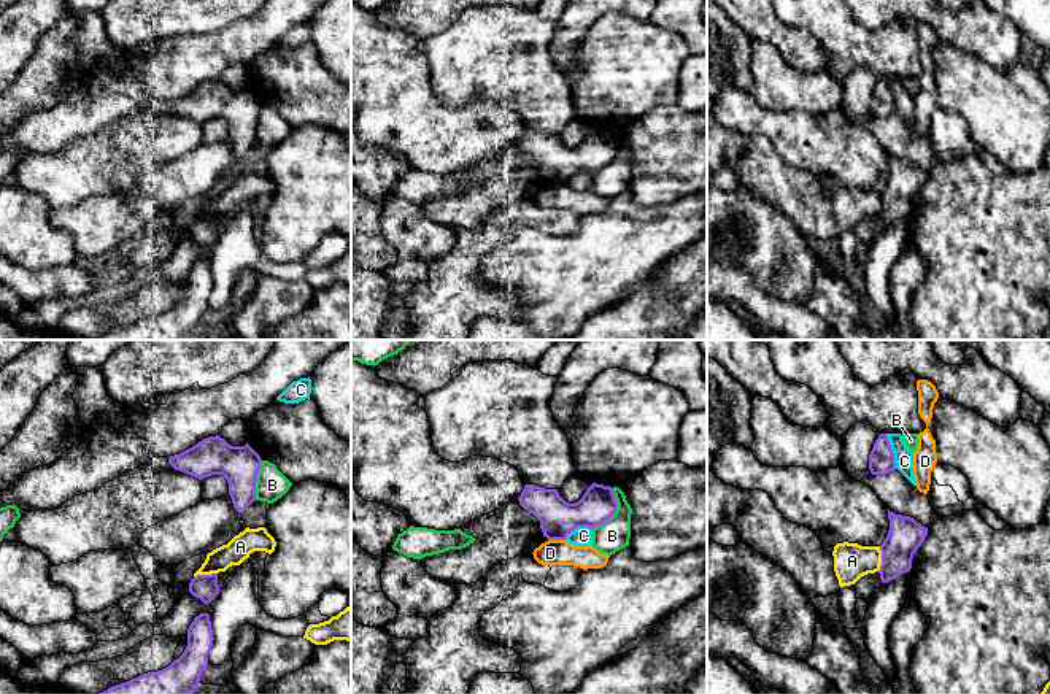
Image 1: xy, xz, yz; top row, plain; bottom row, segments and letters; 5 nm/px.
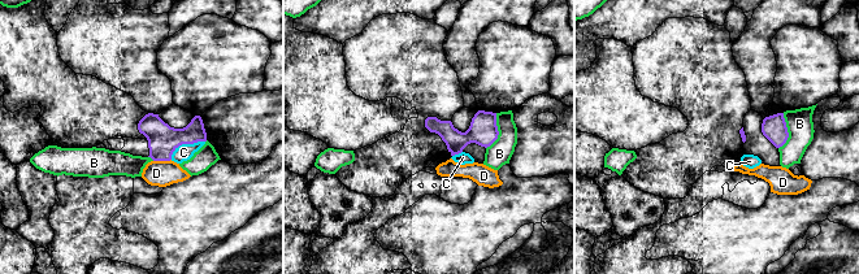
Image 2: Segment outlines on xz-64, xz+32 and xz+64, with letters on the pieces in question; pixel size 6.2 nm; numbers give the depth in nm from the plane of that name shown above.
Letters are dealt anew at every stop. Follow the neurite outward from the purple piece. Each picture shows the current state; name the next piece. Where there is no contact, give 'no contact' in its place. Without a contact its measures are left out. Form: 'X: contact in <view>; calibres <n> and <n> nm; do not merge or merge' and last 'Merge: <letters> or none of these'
A: contact in yz; calibres 180 and 190 nm; do not merge
B: contact in xz; calibres 180 and 160 nm; do not merge
C: contact in yz; calibres 130 and 100 nm; merge
D: contact in xz; calibres 190 and 130 nm; do not merge
Merge: C

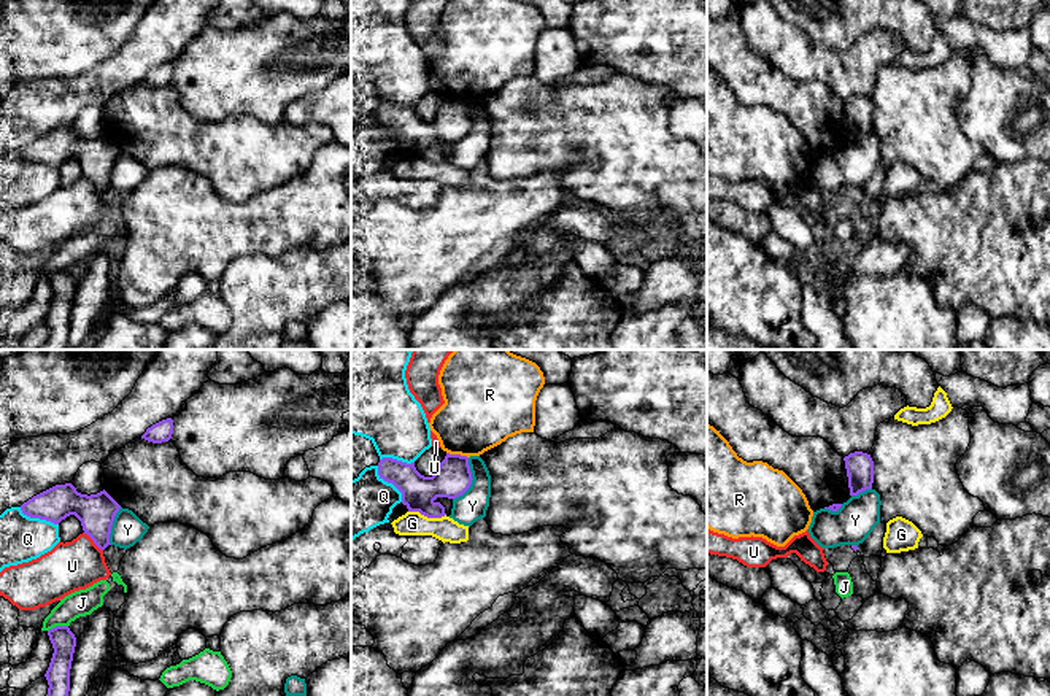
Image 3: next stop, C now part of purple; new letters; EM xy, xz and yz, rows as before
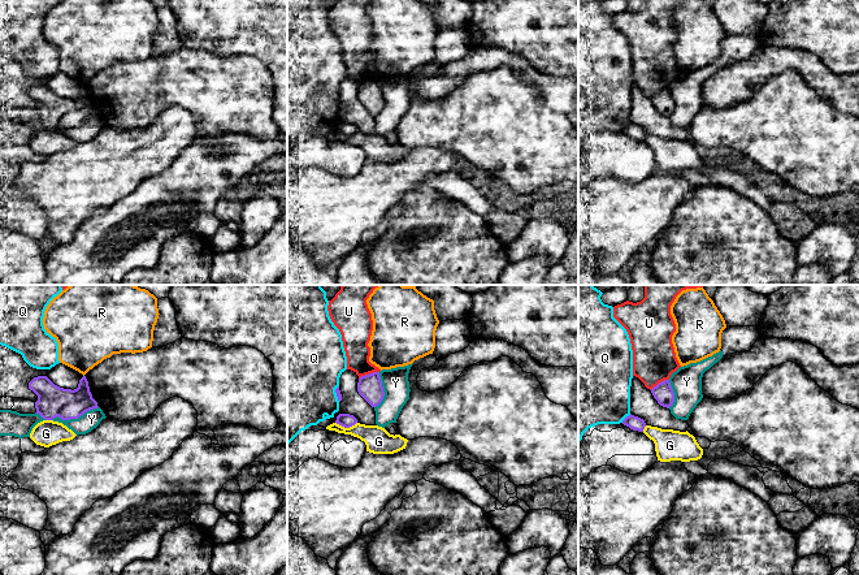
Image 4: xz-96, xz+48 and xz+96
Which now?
G: contact in xz; calibres 190 and 120 nm; do not merge
J: contact in xy; calibres 120 and 130 nm; do not merge
Q: contact in xz; calibres 180 and 280 nm; do not merge
R: contact in xz; calibres 190 and 380 nm; do not merge
U: contact in xy; calibres 190 and 260 nm; do not merge
Y: contact in xz; calibres 190 and 150 nm; do not merge
Merge: none of these

